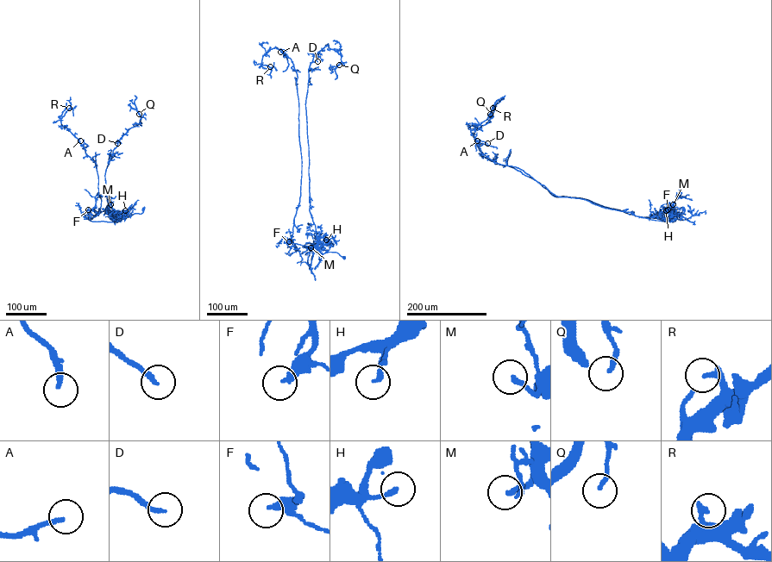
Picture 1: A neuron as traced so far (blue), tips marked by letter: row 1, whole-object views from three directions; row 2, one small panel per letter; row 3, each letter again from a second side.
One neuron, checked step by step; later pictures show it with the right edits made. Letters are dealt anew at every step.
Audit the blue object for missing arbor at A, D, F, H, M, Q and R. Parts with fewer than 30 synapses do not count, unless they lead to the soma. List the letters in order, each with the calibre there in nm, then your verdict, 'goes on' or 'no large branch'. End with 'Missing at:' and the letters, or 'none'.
A: 200 nm | goes on
D: 190 nm | goes on
F: 320 nm | no large branch
H: 190 nm | no large branch
M: 200 nm | goes on
Q: 180 nm | no large branch
R: 280 nm | no large branch
Missing at: A, D, M

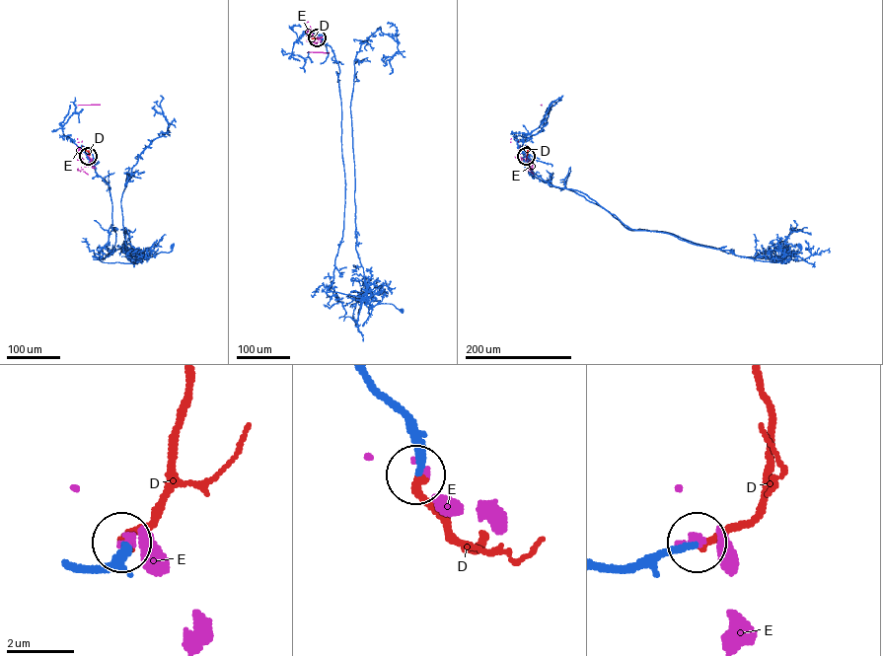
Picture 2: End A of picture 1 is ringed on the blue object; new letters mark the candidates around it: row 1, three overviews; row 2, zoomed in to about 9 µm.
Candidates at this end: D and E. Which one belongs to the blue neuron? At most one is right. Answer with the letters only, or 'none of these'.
D

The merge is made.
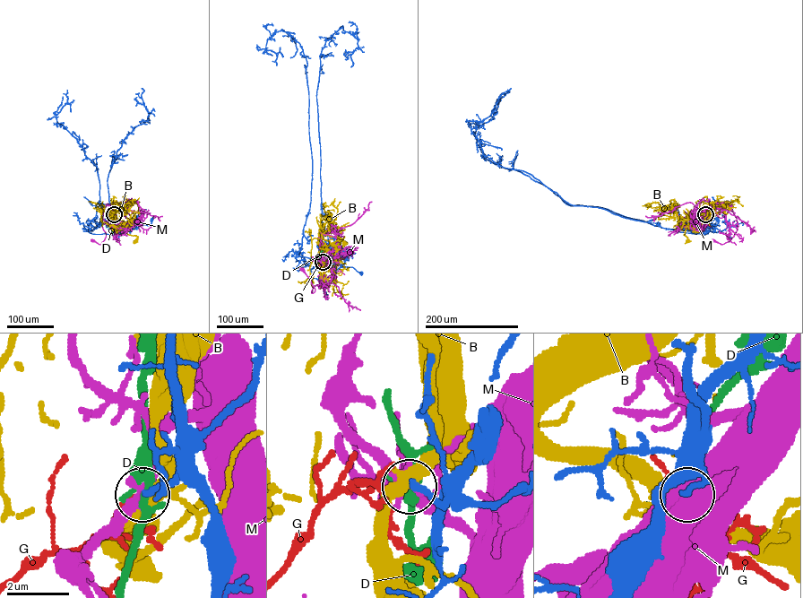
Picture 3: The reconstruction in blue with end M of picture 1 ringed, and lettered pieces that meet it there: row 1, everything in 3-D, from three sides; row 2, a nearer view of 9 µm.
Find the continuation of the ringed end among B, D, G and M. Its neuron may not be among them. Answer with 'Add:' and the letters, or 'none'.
Add: G

